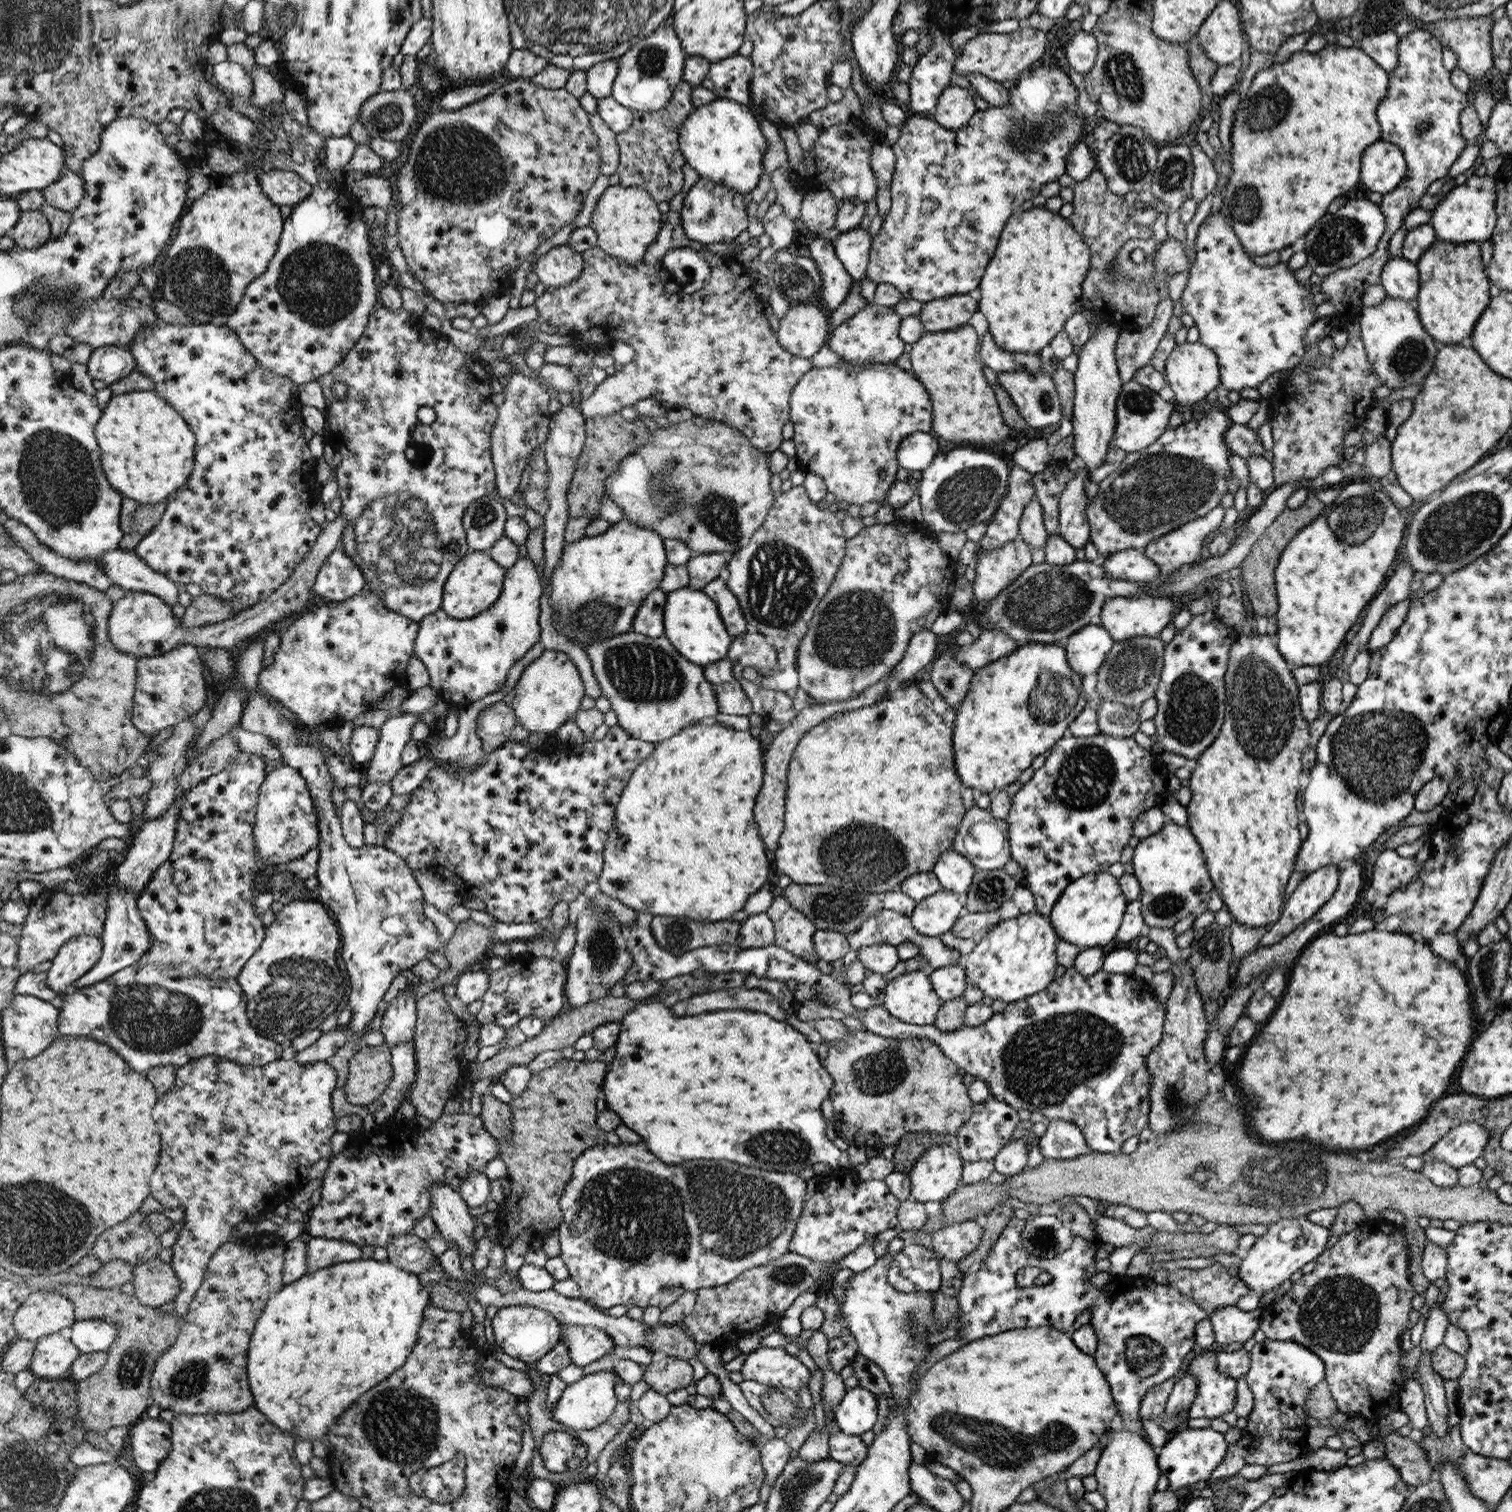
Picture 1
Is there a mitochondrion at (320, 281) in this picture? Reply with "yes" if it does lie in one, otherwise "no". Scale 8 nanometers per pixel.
yes

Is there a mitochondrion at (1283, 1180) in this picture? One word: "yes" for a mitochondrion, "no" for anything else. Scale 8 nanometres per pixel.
yes

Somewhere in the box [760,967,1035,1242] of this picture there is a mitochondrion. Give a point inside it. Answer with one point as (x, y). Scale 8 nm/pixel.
(879, 1072)

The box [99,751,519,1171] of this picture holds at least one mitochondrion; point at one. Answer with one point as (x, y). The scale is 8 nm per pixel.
(298, 989)

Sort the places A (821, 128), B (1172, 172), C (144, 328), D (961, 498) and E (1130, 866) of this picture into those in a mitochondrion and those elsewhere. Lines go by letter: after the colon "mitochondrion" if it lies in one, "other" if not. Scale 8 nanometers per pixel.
A: other
B: mitochondrion
C: other
D: mitochondrion
E: other

